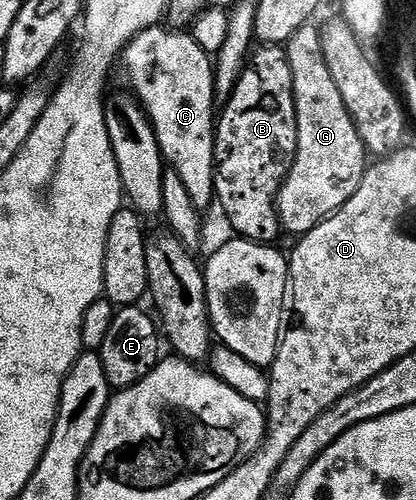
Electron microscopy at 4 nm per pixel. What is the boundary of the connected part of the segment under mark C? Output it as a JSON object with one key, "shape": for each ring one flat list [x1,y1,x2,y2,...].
{"shape":[[157,27,133,38,122,52,123,61,124,73,132,84,131,92,152,126,160,156,170,166,179,188,185,189,188,181,181,181,184,173,176,173,180,170,180,157,196,157,192,149,204,149,204,145,216,149,214,113,212,117,216,98,213,58,198,47,191,32]]}

